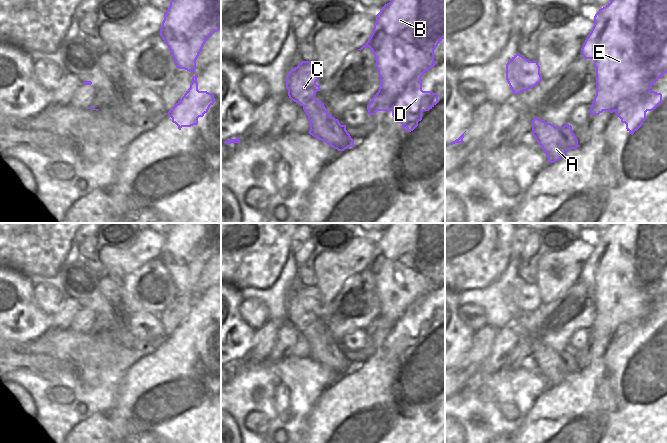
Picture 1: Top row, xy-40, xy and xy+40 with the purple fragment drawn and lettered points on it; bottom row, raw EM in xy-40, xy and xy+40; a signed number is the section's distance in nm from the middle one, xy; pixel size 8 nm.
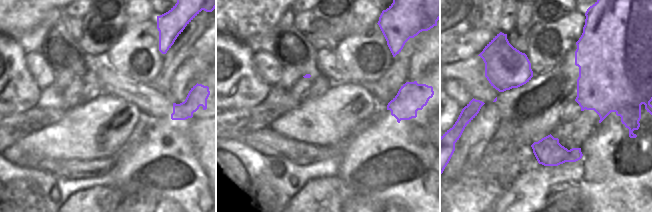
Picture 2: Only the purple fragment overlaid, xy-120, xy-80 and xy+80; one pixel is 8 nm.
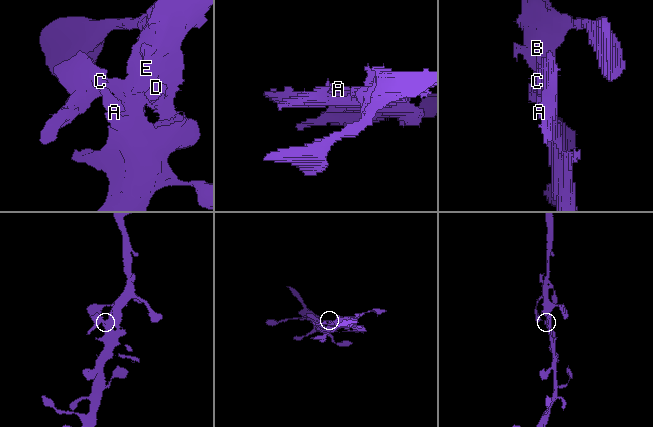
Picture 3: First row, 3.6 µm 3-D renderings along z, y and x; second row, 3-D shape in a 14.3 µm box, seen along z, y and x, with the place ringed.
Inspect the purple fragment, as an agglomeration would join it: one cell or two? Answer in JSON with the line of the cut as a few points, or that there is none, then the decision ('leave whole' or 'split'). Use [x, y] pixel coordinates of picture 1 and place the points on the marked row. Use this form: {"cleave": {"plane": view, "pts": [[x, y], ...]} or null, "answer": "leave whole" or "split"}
{"cleave": null, "answer": "leave whole"}

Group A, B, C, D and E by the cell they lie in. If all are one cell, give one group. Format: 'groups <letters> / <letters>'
groups A B C D E

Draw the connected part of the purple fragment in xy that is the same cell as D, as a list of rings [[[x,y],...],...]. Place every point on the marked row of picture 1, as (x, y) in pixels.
[[[390,0],[389,3],[385,4],[382,7],[380,12],[376,15],[376,22],[374,24],[374,28],[372,30],[370,38],[368,39],[365,45],[363,45],[360,49],[358,49],[361,51],[363,48],[369,47],[372,50],[374,58],[376,60],[376,68],[380,76],[380,88],[367,105],[369,115],[375,115],[377,111],[391,110],[392,116],[396,118],[396,122],[402,124],[403,130],[406,129],[407,132],[411,132],[418,126],[418,122],[422,120],[422,112],[429,111],[439,102],[437,93],[422,90],[421,78],[429,69],[431,69],[437,64],[434,62],[434,50],[444,38],[445,38],[445,0]]]

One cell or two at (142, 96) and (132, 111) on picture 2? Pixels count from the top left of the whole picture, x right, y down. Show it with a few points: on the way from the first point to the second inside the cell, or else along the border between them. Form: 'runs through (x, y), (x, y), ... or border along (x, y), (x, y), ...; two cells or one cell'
border along (115, 94), (135, 103), (145, 113); two cells

